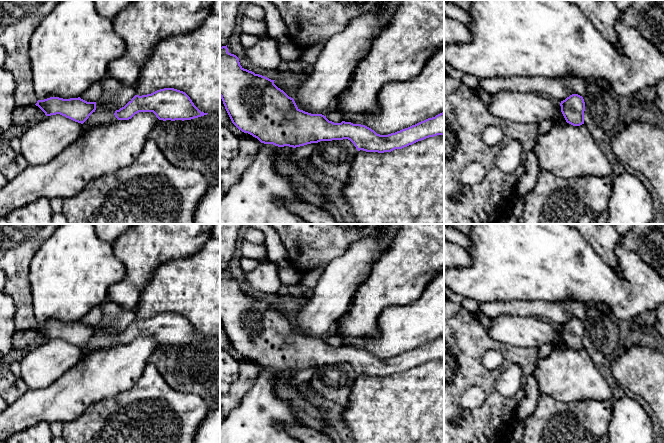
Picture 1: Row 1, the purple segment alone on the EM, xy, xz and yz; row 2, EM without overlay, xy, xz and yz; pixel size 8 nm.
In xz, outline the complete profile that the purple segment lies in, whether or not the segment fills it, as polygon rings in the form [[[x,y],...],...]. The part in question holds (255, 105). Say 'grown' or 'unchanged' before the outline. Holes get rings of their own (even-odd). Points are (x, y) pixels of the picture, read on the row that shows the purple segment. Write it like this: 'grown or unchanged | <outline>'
unchanged | [[[227,45],[220,47],[220,97],[225,109],[239,130],[252,135],[261,143],[296,148],[320,141],[348,139],[358,151],[384,153],[402,149],[429,137],[444,135],[444,111],[395,133],[380,135],[365,125],[345,121],[334,123],[322,114],[300,110],[294,99],[278,88],[274,81],[244,69],[239,58],[228,52]]]

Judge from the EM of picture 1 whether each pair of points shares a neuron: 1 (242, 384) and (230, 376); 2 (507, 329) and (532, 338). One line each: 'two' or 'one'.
1: two
2: one

